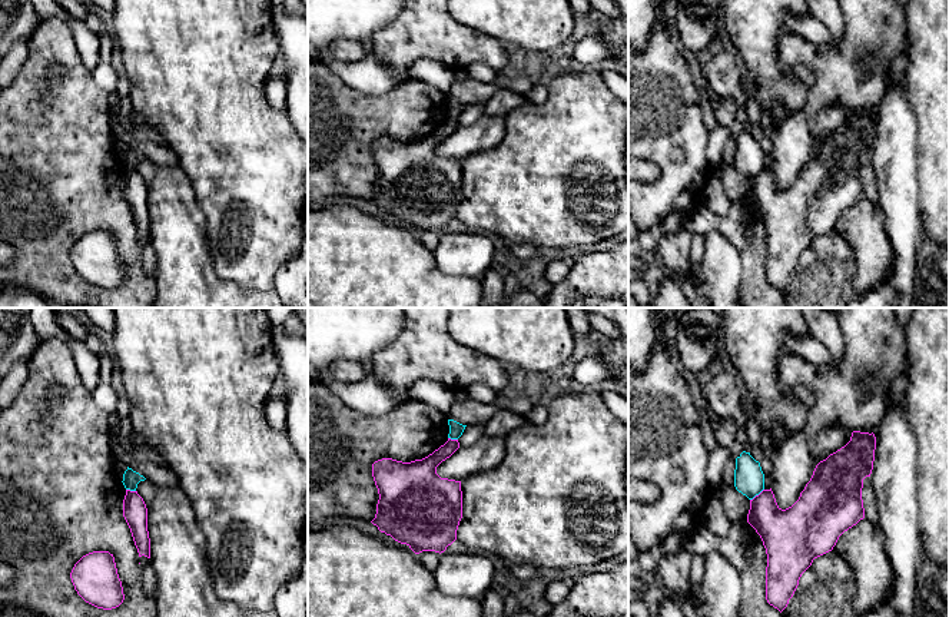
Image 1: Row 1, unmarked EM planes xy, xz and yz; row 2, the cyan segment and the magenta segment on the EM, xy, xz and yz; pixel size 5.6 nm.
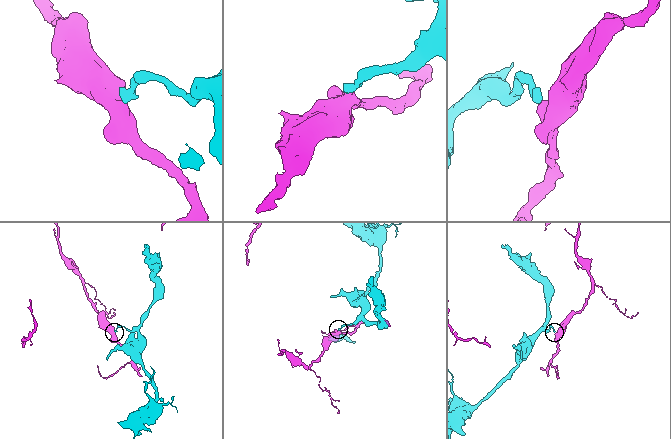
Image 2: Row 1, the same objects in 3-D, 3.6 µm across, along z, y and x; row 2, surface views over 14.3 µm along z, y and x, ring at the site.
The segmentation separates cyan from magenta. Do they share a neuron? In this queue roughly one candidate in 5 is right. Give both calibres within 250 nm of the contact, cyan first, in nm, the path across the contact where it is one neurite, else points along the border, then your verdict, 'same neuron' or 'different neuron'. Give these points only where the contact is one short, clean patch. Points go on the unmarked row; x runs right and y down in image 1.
170 nm thick on the cyan side, 240 nm on the other; border along yz (763, 168), (750, 179); different neuron

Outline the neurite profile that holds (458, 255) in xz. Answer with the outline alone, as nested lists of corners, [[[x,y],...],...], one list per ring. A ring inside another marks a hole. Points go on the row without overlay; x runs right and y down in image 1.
[[[439,233],[439,245],[434,251],[434,258],[439,272],[449,278],[480,278],[485,271],[491,269],[495,261],[494,245],[491,238],[478,233]]]

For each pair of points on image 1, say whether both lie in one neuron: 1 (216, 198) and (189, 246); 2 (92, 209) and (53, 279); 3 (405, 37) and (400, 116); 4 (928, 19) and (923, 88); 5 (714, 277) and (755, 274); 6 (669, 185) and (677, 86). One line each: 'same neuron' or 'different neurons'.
1: different neurons
2: same neuron
3: different neurons
4: same neuron
5: different neurons
6: same neuron

